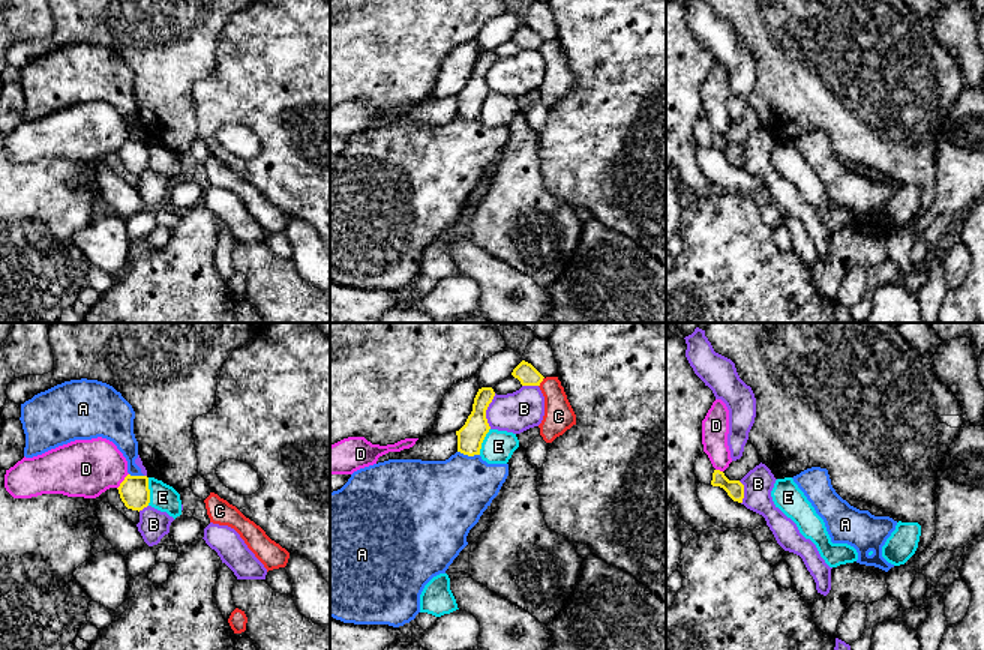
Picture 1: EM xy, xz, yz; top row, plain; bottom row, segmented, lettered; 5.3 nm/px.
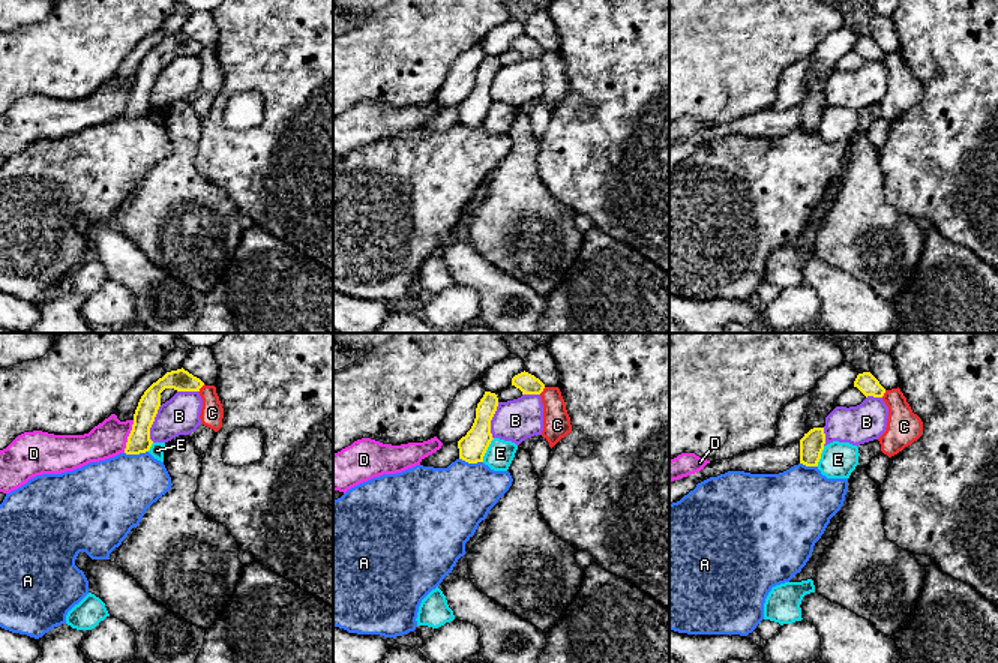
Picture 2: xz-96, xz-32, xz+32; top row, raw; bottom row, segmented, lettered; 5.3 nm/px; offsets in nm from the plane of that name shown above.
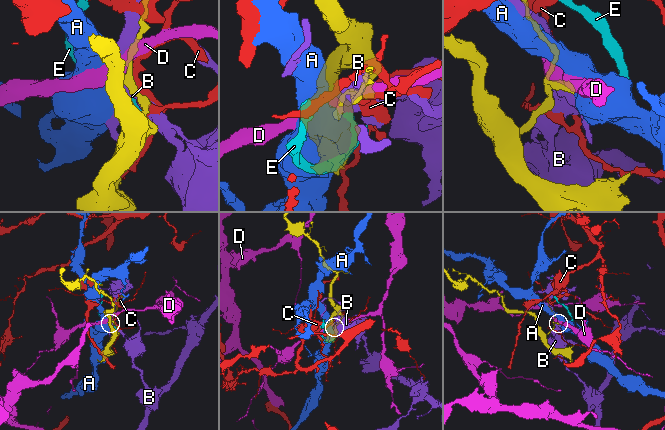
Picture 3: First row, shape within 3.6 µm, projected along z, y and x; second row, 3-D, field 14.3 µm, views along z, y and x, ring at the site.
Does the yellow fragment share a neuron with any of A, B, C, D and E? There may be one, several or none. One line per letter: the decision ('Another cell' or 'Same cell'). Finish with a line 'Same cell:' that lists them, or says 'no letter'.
A: Another cell
B: Another cell
C: Another cell
D: Another cell
E: Another cell
Same cell: no letter

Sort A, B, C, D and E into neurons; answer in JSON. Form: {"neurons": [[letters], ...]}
{"neurons": [["A"], ["B"], ["C"], ["D"], ["E"]]}

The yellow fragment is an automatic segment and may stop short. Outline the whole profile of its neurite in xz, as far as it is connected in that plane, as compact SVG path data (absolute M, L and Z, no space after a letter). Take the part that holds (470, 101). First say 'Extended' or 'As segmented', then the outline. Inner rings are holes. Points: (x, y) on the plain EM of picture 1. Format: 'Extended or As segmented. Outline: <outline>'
As segmented. Outline: M492 51L478 53L471 78L468 80L465 89L456 95L458 116L468 120L480 119L482 107L490 93L486 83L486 74L494 60L495 56Z

